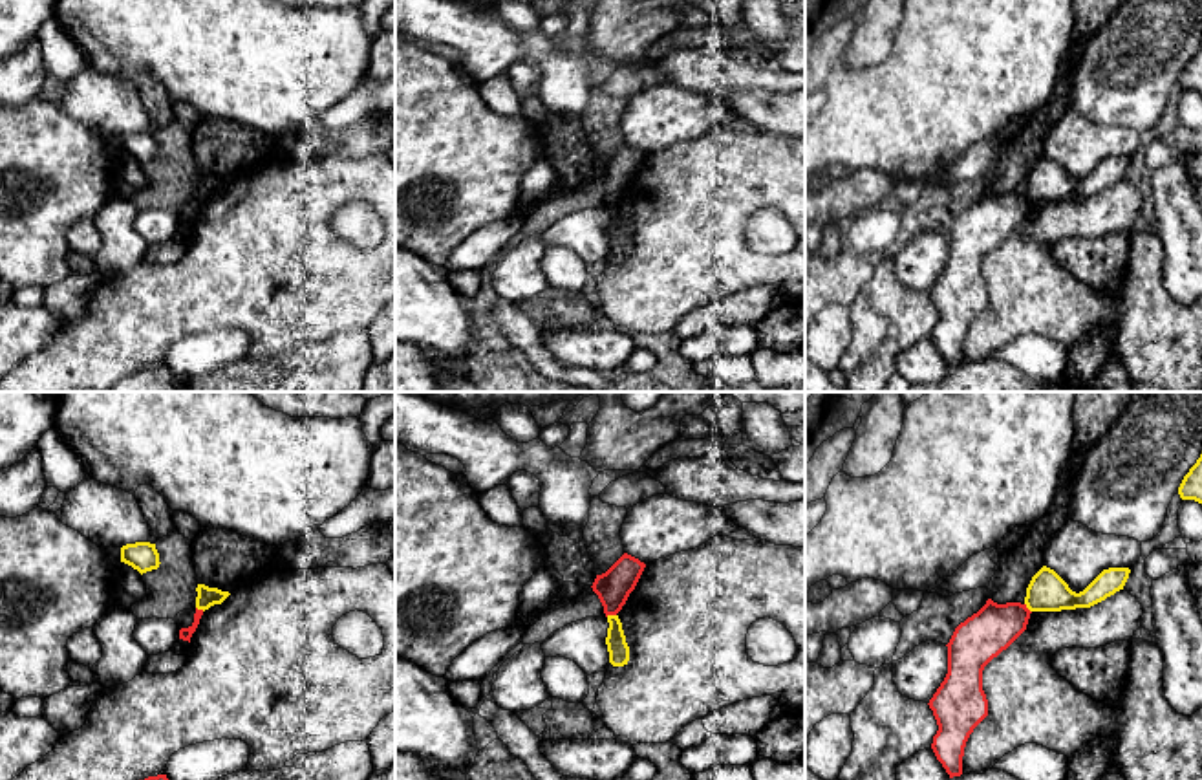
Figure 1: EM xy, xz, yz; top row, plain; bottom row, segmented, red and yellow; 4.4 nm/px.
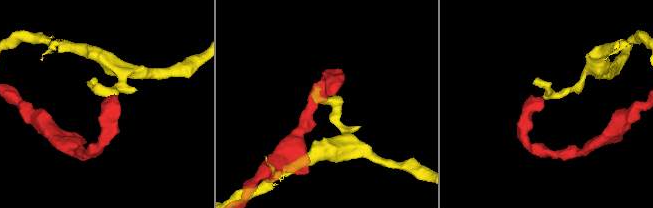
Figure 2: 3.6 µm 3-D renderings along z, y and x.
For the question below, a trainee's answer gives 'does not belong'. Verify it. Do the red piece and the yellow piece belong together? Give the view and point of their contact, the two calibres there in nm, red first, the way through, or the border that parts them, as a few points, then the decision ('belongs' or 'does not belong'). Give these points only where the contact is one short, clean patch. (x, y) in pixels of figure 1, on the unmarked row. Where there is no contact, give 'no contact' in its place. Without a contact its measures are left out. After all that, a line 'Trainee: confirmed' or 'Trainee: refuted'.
contact xz (610, 204); calibres 150 and 100 nm; border xz (615, 204), (606, 205); does not belong
Trainee: confirmed

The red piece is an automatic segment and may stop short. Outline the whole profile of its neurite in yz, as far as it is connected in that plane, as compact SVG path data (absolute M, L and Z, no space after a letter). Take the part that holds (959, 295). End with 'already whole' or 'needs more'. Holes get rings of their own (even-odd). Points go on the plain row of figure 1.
M988 189L946 234L948 264L928 295L939 315L931 339L950 368L962 364L966 331L988 306L982 260L1026 220L1030 203L1026 194Z | already whole

